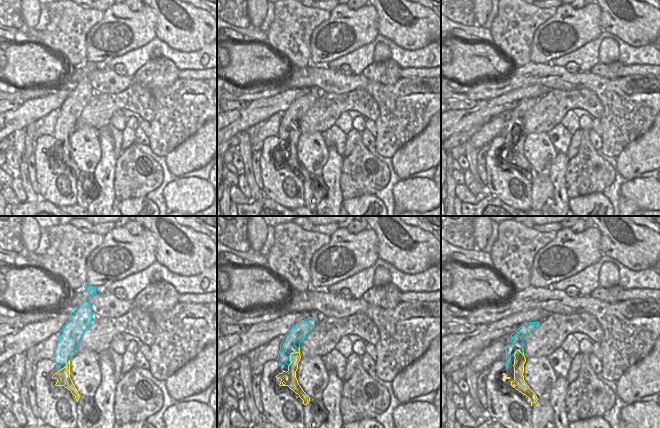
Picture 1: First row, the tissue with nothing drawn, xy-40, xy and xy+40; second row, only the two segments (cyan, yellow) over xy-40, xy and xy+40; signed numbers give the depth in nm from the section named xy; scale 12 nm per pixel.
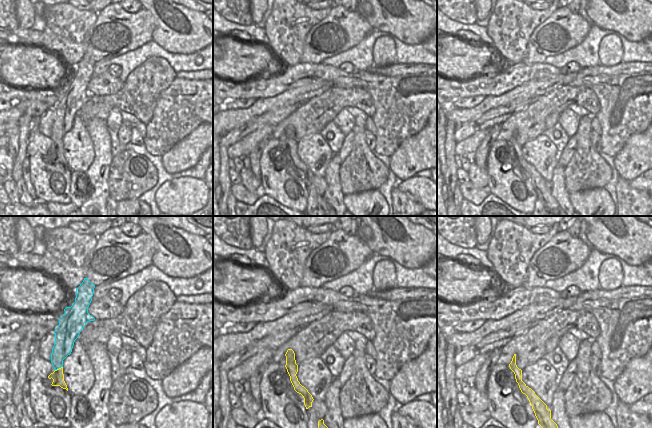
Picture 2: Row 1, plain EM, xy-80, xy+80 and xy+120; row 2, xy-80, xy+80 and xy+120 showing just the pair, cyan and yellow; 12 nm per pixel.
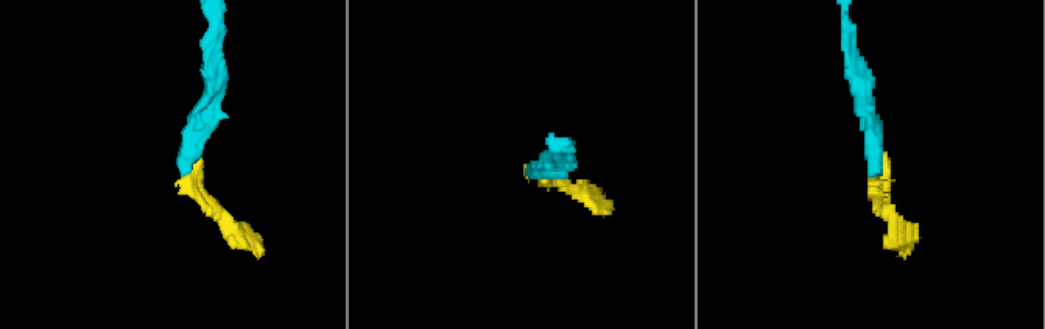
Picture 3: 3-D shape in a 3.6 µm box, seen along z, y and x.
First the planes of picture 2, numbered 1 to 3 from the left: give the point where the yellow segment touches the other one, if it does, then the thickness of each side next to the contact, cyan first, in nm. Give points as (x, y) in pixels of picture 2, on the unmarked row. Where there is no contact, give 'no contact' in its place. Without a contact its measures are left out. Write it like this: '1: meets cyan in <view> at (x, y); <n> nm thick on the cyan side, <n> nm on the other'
1: meets cyan in xy-80 at (58, 144); 220 nm thick on the cyan side, 140 nm on the other
2: no contact
3: no contact

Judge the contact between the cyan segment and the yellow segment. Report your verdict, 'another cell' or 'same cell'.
same cell

